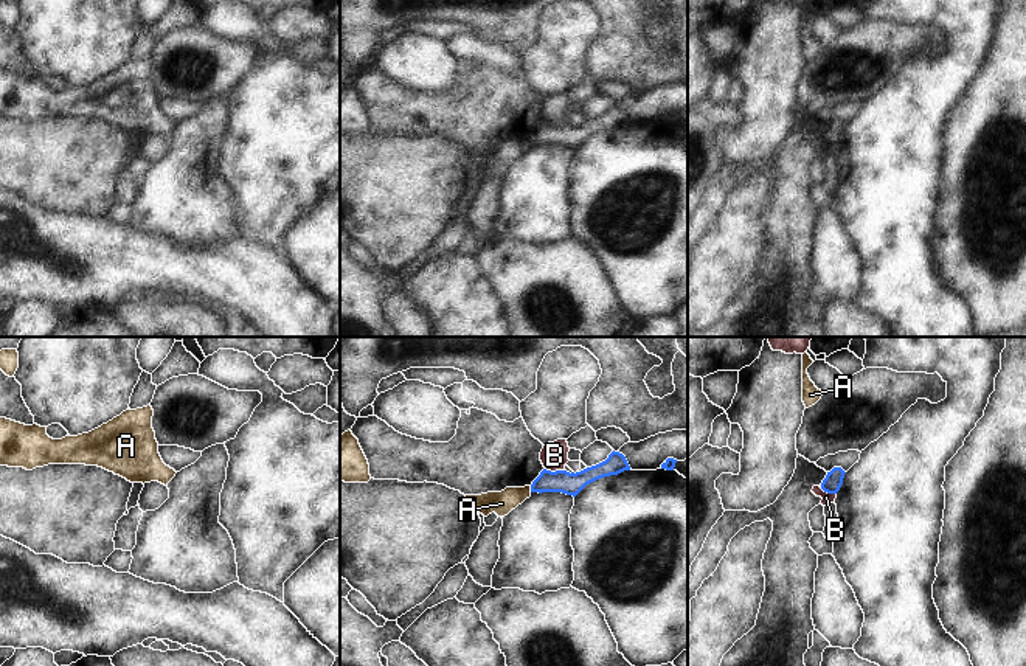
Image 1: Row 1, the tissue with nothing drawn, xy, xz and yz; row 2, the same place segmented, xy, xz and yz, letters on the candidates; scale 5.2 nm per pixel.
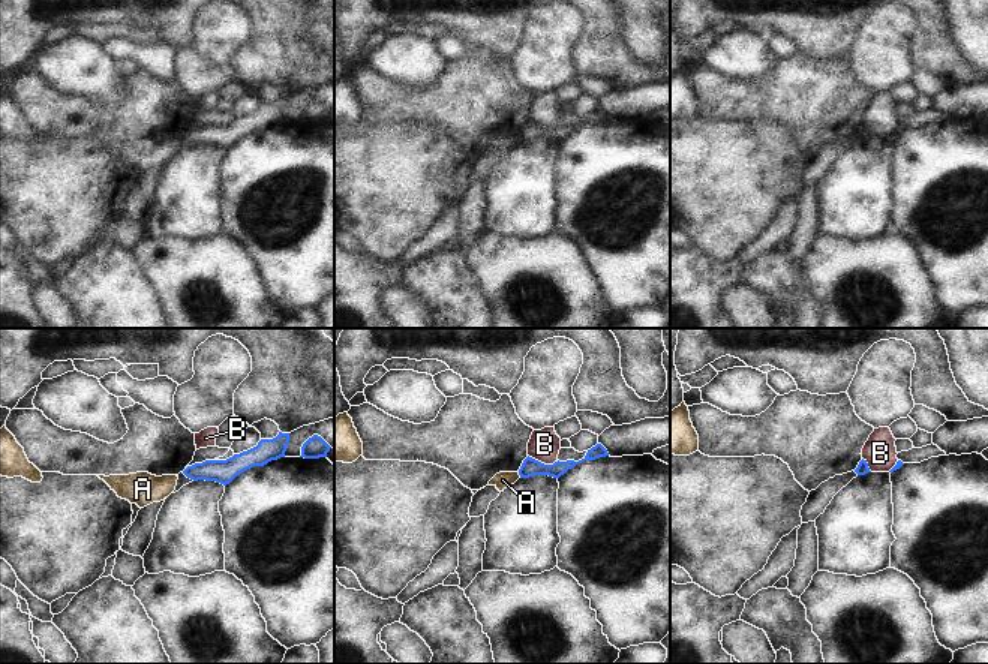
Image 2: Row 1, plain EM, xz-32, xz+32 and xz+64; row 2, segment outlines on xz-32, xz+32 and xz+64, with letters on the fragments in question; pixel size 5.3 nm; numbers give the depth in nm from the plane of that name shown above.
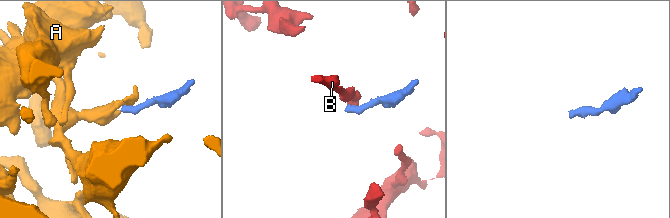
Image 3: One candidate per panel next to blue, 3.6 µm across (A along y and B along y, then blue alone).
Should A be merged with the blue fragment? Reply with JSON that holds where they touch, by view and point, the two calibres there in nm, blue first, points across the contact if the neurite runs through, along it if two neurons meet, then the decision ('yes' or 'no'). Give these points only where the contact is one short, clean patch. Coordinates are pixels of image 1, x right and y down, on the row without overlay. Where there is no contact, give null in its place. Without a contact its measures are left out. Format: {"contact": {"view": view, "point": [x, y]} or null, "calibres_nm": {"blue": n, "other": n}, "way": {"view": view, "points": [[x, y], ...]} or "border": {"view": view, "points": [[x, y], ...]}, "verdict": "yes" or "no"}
{"contact": {"view": "xz", "point": [531, 142]}, "calibres_nm": {"blue": 120, "other": 120}, "border": {"view": "xz", "points": [[530, 138], [531, 143]]}, "verdict": "no"}

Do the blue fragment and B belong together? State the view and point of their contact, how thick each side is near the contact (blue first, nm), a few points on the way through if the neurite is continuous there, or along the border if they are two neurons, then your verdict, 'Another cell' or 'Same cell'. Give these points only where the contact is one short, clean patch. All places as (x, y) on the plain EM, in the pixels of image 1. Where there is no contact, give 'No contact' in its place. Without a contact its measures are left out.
Touches blue at xz (556, 123). Thickness 120 nm (blue) against 140 nm. Boundary: xz (545, 120), (564, 123). Another cell.

